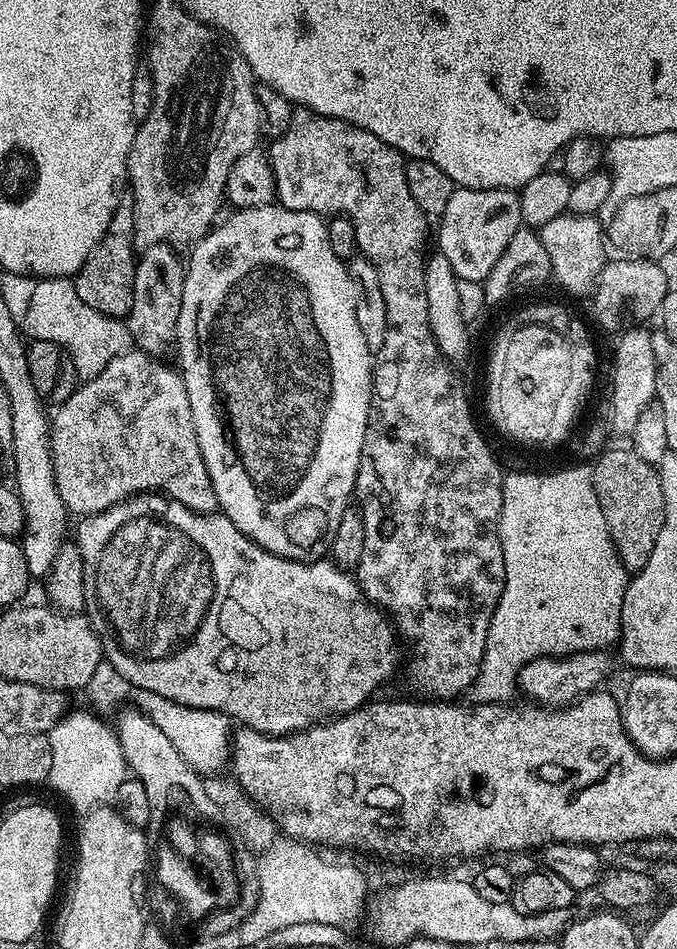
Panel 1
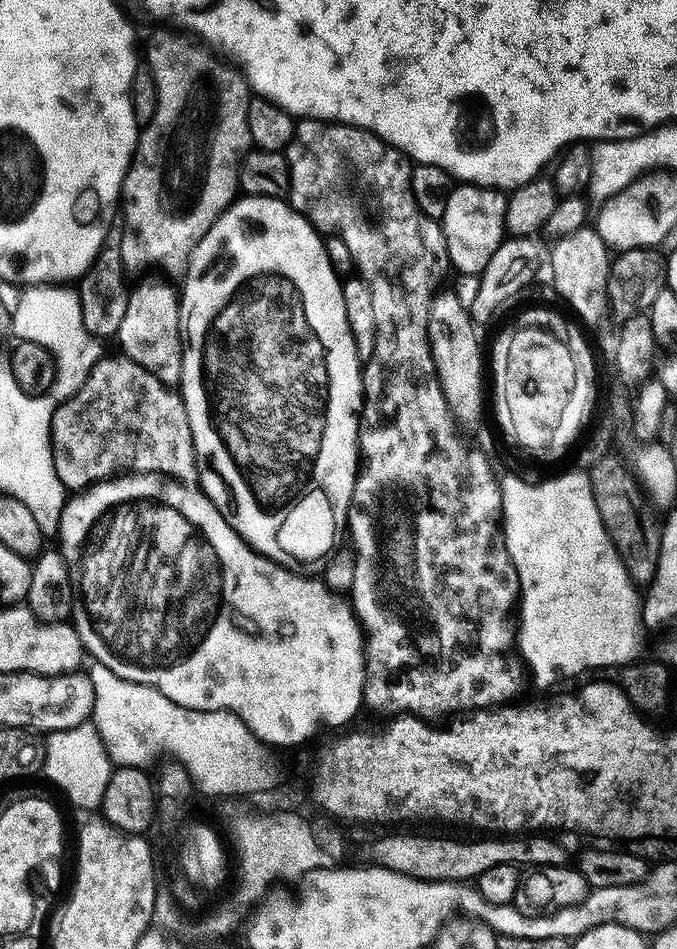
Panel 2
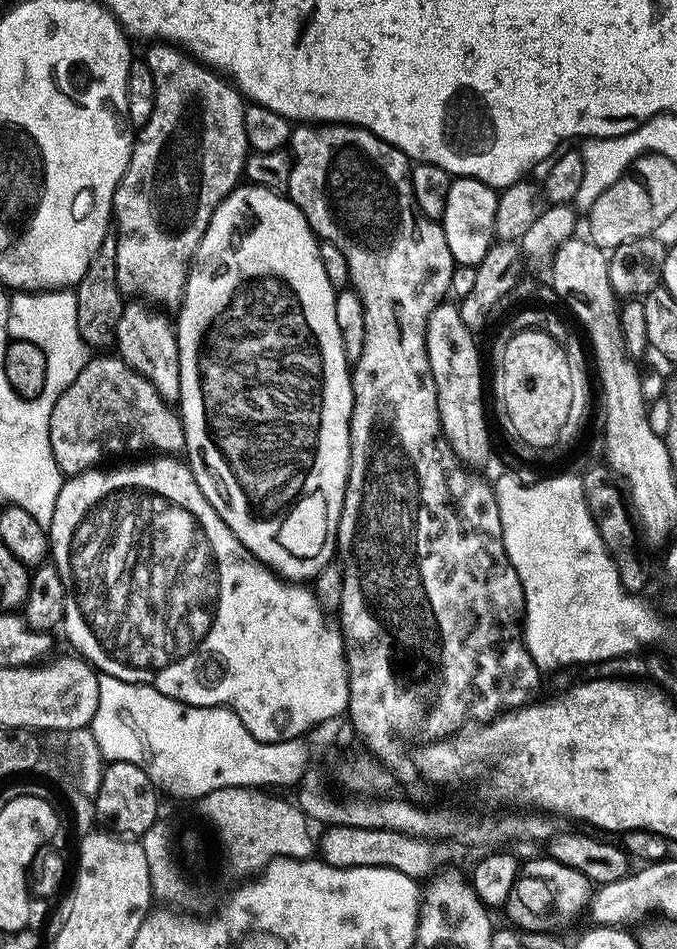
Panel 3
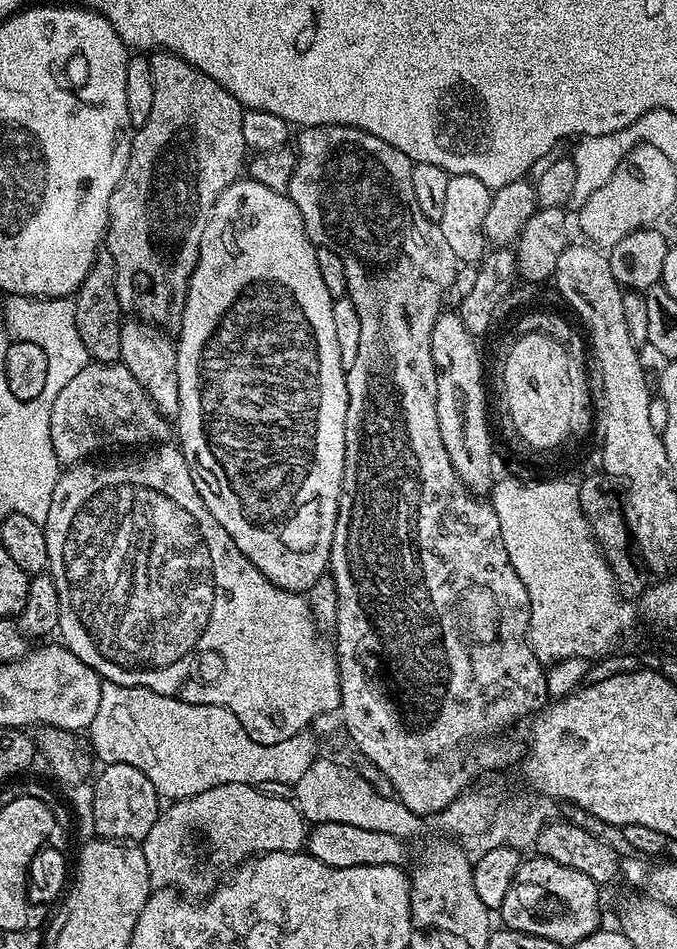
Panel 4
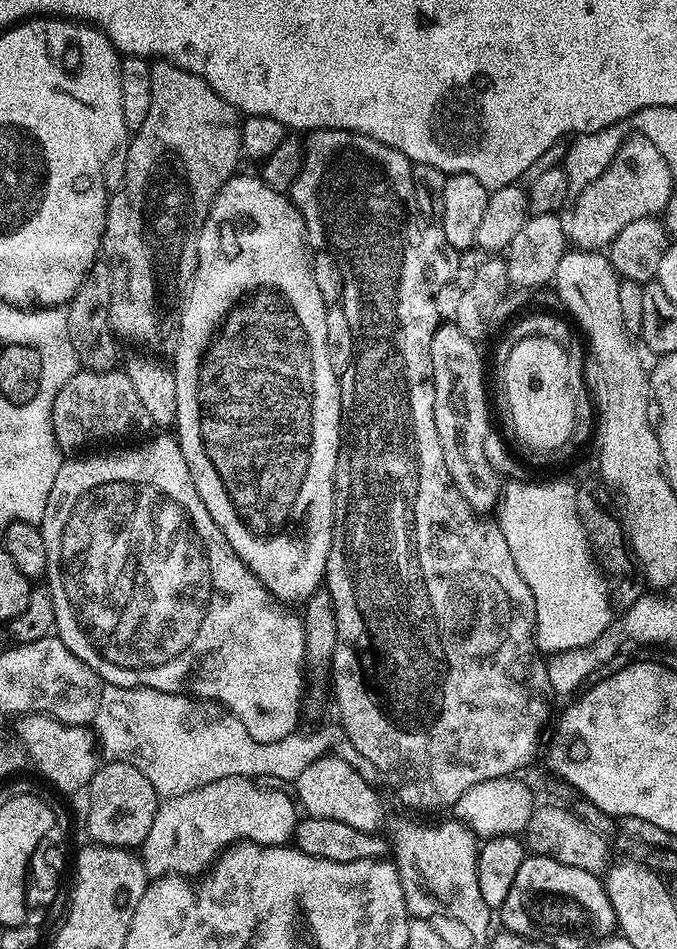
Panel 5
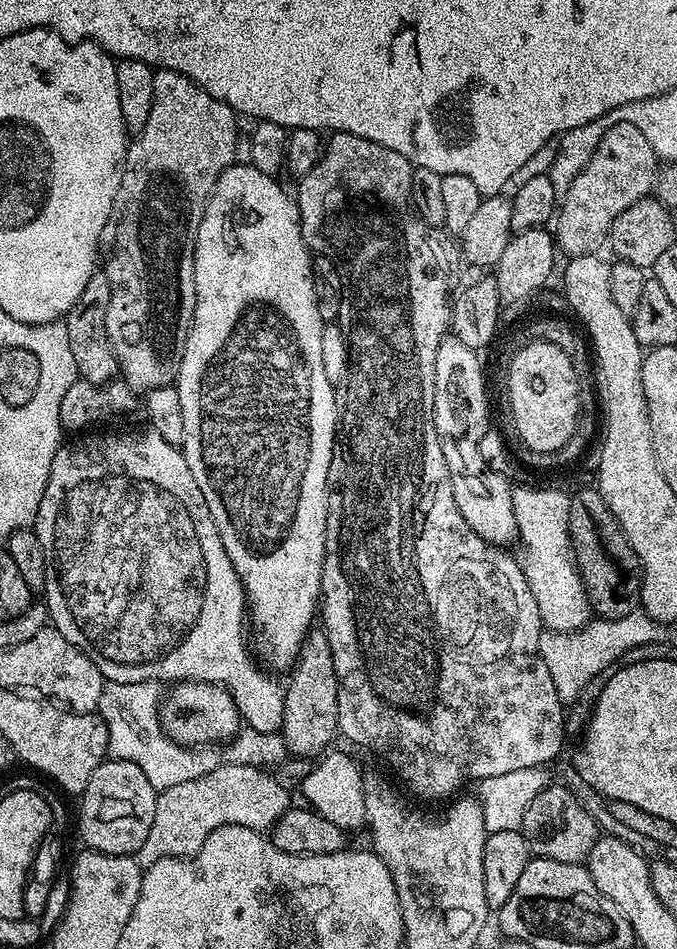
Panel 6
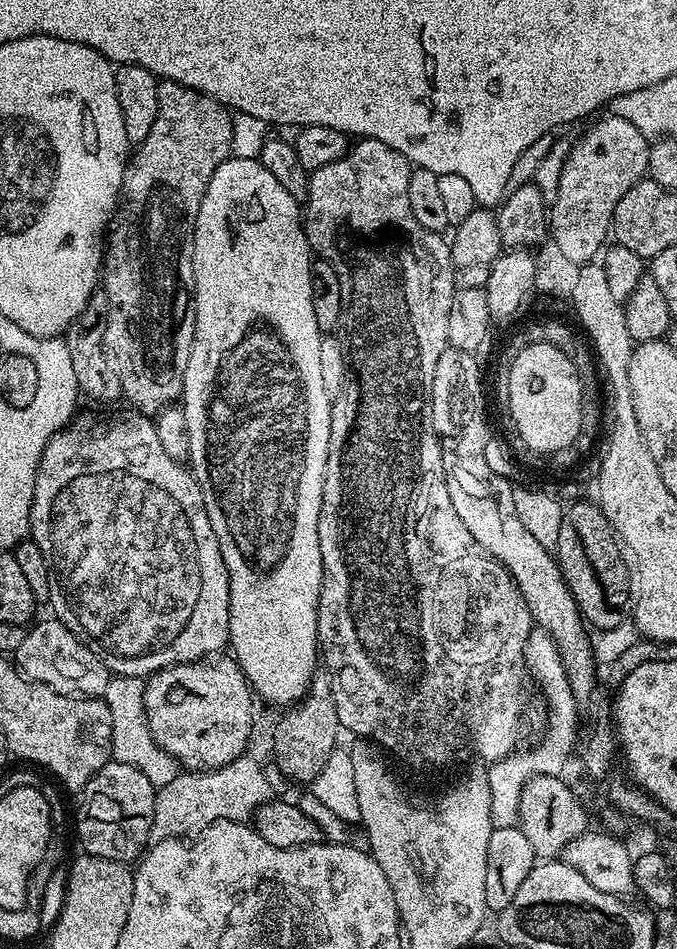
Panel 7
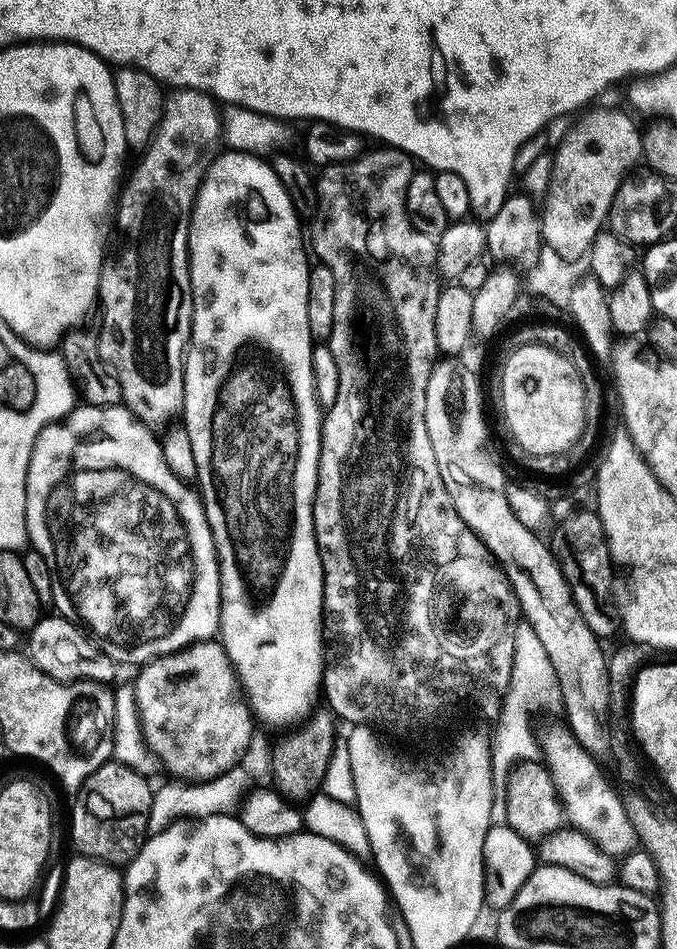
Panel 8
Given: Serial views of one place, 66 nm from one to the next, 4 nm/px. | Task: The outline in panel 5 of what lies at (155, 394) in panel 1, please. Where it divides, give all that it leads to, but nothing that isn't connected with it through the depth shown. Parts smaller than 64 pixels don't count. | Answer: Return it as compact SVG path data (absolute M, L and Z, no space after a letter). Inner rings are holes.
M77 370L74 378L70 378L70 382L62 386L62 390L58 390L52 407L54 438L64 450L80 448L83 444L92 444L107 436L124 436L148 423L142 398L138 398L138 390L134 390L134 382L130 382L127 371L124 370Z

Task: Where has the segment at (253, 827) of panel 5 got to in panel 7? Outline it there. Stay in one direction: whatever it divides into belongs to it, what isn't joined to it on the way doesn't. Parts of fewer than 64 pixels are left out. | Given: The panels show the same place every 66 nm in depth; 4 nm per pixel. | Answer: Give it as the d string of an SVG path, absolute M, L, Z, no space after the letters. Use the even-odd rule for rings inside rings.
M245 754L212 771L181 771L174 782L158 789L151 839L188 838L220 820L247 821L261 804L274 796L267 774L260 769L259 762L251 760L250 756Z

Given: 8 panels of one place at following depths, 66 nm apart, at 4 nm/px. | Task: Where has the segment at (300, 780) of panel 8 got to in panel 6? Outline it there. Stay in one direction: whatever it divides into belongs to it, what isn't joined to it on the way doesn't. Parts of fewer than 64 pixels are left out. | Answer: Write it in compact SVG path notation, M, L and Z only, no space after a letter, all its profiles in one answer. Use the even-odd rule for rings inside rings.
M313 626L308 629L290 675L292 675L292 681L287 681L286 684L284 721L280 732L293 757L316 756L321 751L320 756L329 747L327 744L332 739L337 739L340 727L338 722L338 686L340 683L334 670L330 638L324 633L323 627Z

